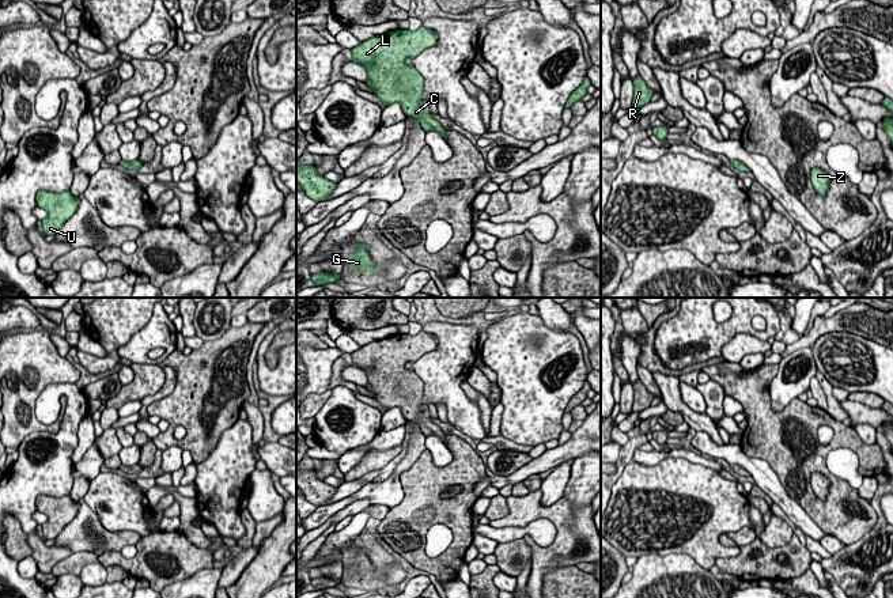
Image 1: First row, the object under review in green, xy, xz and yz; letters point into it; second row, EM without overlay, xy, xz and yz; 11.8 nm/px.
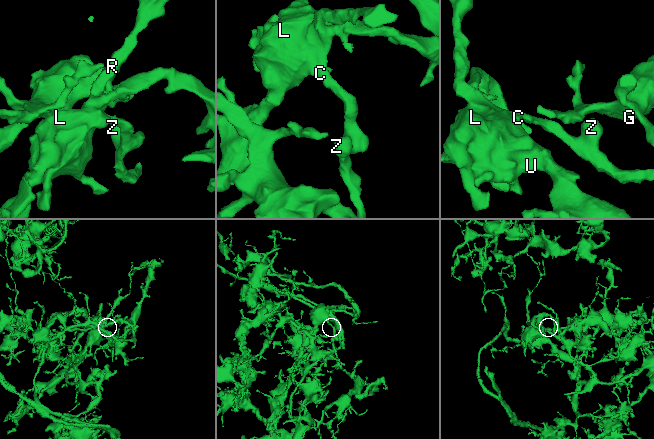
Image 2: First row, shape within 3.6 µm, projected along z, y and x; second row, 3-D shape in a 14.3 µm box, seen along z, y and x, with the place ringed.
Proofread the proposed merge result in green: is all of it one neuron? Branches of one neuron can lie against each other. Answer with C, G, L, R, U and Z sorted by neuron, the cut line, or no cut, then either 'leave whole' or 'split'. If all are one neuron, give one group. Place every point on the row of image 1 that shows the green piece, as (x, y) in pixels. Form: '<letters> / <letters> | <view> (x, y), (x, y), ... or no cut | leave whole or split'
C G L R U Z | no cut | leave whole

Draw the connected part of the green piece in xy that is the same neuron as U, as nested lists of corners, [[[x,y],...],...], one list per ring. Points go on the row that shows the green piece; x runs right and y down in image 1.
[[[39,190],[37,193],[37,205],[48,212],[42,220],[45,235],[54,235],[63,224],[76,212],[80,198],[72,196],[71,190],[52,193]]]

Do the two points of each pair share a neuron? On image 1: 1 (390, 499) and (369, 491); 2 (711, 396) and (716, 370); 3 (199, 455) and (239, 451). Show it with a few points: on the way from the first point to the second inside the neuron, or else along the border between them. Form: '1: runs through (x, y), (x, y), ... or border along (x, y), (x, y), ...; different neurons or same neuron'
1: runs through (385, 494), (374, 492); same neuron
2: border along (710, 378), (722, 388), (725, 394); different neurons
3: border along (229, 428), (220, 435), (209, 454), (196, 465); different neurons

